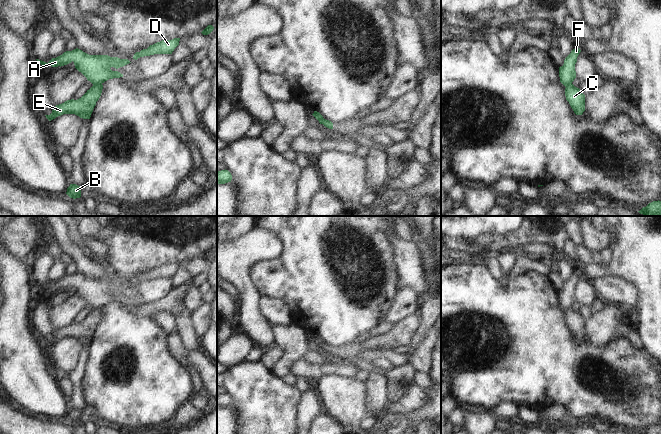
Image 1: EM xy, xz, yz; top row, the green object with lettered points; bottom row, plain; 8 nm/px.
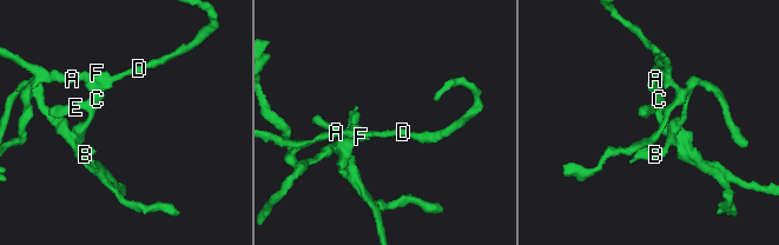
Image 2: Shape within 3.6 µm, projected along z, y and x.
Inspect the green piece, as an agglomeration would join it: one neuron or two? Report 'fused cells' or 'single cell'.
fused cells

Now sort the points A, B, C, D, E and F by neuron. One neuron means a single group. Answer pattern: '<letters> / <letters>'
A B D F / C E

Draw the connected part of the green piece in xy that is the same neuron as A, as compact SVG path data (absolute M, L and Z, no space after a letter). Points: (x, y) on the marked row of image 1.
M78 48L64 52L62 55L52 58L48 63L39 59L36 60L43 67L61 67L73 61L75 68L93 85L102 84L109 79L123 77L123 74L117 70L112 71L110 68L118 69L131 63L128 59L120 59L108 55L89 55Z

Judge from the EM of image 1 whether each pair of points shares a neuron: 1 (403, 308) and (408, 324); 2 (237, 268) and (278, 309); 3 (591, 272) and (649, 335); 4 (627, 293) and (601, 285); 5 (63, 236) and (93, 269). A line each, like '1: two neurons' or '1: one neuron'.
1: two neurons
2: two neurons
3: one neuron
4: one neuron
5: one neuron

